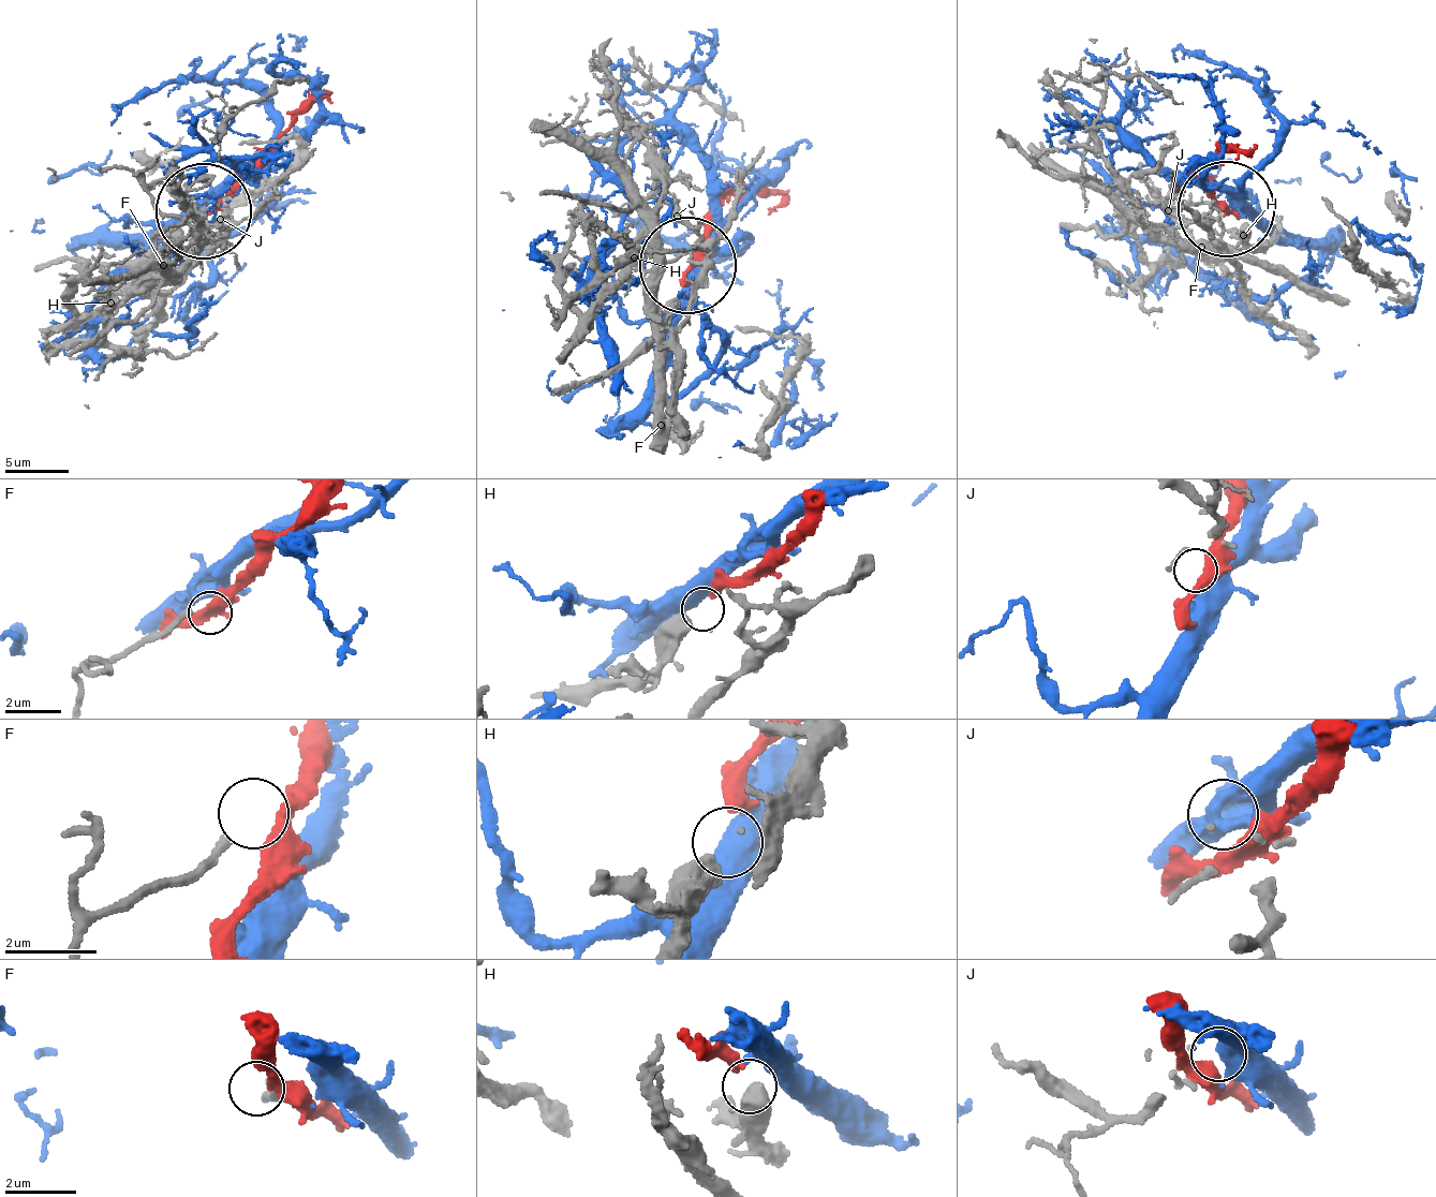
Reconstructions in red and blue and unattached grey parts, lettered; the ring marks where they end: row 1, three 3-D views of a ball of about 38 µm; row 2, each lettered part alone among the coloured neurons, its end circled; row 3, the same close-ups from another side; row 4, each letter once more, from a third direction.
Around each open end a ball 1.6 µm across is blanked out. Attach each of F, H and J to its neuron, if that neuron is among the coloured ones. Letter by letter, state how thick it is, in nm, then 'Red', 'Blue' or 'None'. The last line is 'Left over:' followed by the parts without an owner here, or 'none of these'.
F: Thickness 180 nm. None
H: Thickness 500 nm. Red
J: Thickness 40 nm. Blue
Left over: F

